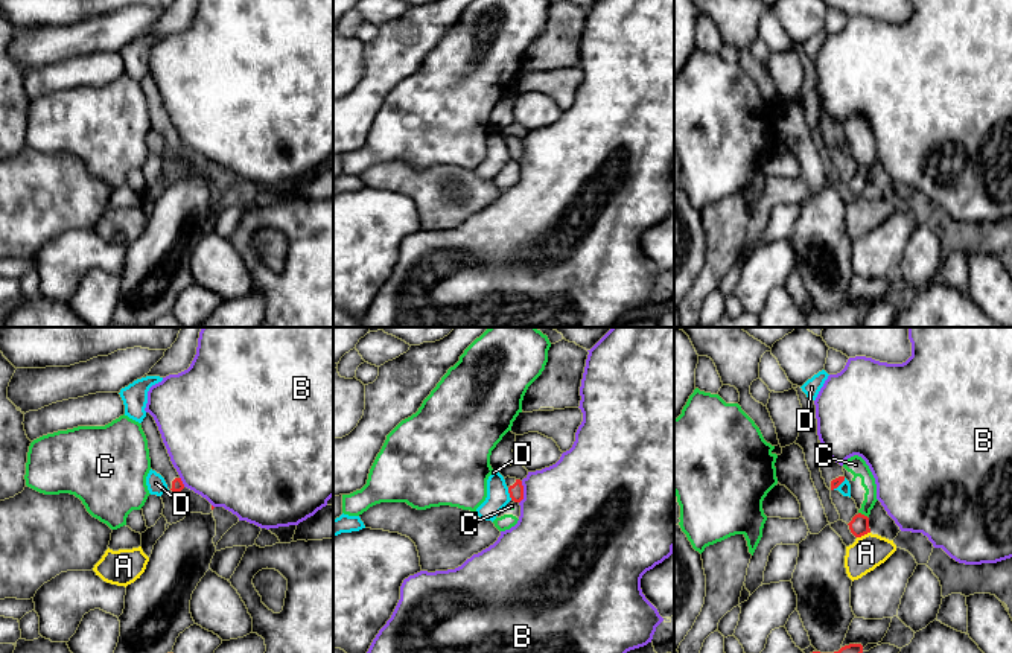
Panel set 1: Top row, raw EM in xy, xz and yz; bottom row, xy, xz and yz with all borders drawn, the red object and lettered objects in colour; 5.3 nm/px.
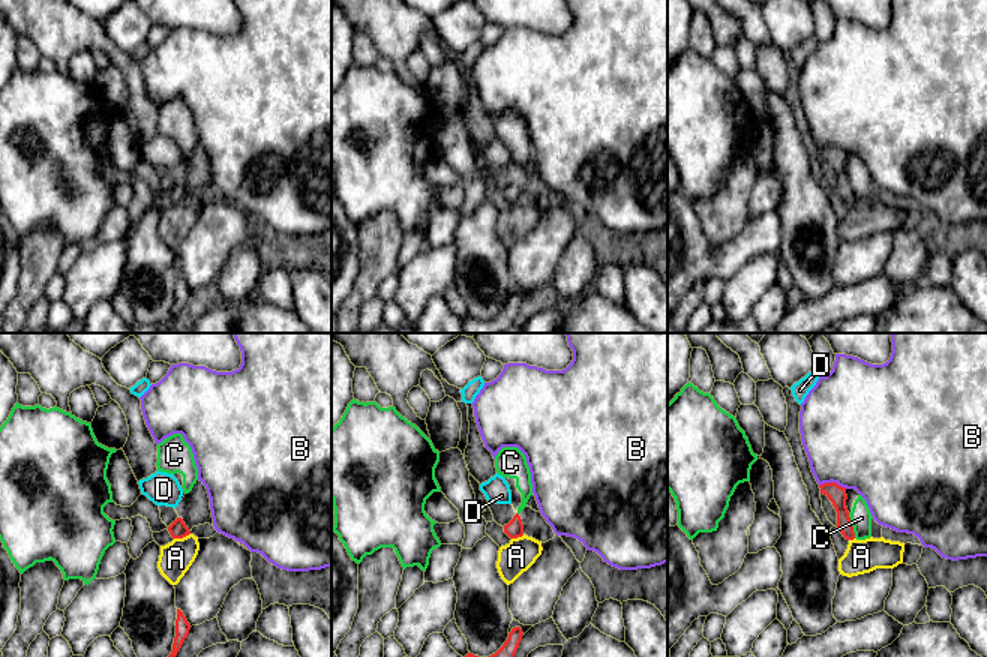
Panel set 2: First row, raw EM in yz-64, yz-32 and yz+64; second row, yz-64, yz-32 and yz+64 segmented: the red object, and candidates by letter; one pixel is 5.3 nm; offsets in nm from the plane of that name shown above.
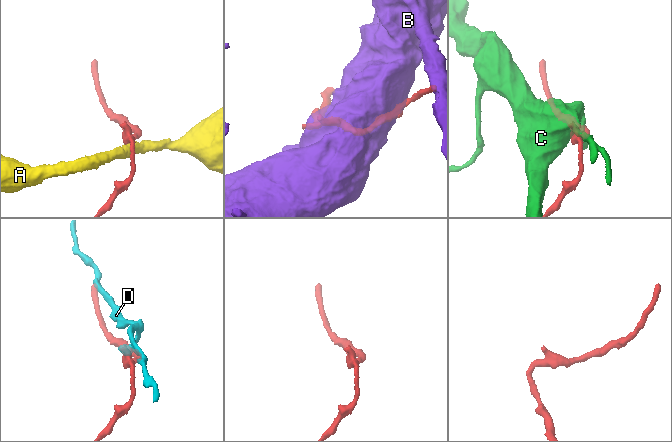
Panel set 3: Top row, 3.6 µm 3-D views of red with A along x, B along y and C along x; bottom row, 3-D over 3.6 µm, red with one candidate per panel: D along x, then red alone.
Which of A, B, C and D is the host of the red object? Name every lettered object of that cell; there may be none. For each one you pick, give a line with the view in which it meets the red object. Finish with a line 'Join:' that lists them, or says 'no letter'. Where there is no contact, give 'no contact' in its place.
Join: no letter

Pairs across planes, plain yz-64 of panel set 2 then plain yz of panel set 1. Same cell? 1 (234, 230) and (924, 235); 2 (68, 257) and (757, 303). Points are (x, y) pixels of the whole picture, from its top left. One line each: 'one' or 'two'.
1: two
2: two

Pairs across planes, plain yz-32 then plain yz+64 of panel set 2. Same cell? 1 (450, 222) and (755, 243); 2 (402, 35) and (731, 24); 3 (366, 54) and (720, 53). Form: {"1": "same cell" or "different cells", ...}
{"1": "same cell", "2": "same cell", "3": "different cells"}

